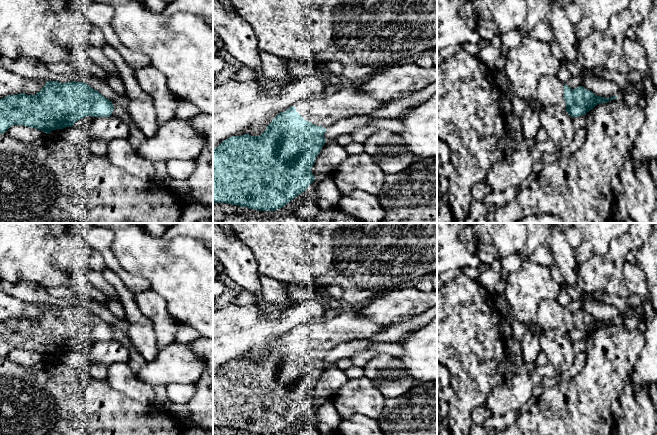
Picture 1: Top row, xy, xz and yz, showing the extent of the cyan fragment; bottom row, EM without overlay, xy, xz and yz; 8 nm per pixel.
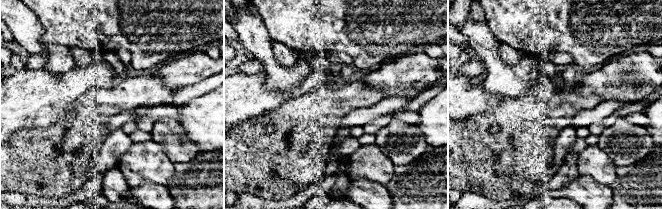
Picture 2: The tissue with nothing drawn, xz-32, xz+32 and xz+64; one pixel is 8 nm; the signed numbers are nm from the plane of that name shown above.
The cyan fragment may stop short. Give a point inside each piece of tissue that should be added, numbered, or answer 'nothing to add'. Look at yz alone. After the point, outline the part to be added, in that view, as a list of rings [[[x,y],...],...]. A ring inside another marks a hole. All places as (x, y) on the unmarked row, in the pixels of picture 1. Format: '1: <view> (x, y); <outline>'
1: yz (550, 314); [[[557,299],[543,301],[537,309],[536,322],[557,334],[565,335],[564,309]]]

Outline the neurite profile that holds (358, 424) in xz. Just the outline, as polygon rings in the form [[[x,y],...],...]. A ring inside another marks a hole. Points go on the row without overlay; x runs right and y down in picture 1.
[[[355,414],[347,418],[341,418],[339,424],[339,434],[341,435],[384,435],[378,420]]]

